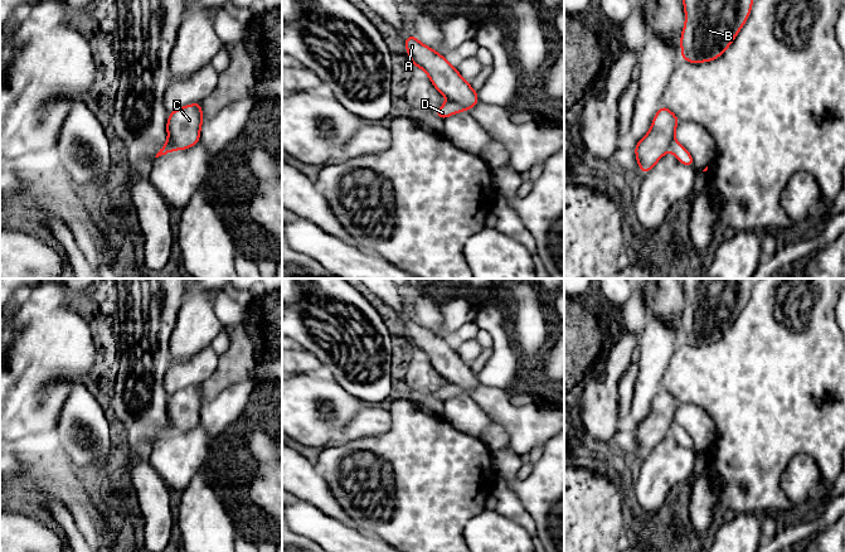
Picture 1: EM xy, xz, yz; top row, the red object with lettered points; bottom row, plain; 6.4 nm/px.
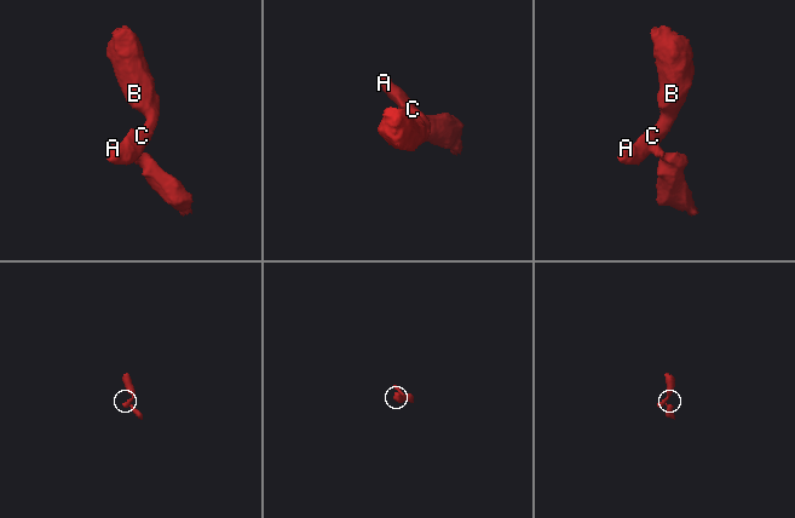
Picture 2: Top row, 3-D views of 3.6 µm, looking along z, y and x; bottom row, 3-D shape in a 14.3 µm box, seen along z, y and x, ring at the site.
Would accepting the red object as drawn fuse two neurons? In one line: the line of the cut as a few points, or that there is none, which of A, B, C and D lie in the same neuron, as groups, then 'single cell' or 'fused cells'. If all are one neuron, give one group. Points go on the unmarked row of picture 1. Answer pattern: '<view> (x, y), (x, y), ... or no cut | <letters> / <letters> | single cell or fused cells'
xz (448, 382), (465, 391) | A B C / D | fused cells

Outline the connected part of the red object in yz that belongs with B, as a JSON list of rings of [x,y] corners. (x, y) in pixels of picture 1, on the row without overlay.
[[[681,279],[685,308],[681,342],[689,345],[715,343],[730,329],[749,300],[753,279]]]

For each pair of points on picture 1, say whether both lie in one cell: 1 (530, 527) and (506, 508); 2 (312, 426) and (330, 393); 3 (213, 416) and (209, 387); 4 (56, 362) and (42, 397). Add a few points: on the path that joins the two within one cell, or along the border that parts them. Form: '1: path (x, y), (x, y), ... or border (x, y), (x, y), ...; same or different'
1: path (524, 521), (513, 509); same
2: path (312, 415), (310, 400), (319, 395); same
3: border (236, 383), (204, 403); different
4: path (47, 371), (42, 376), (42, 388); same

